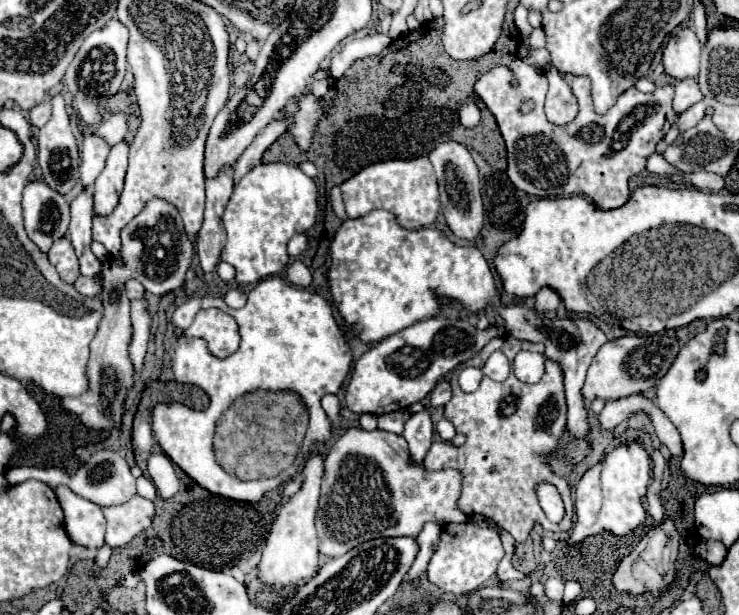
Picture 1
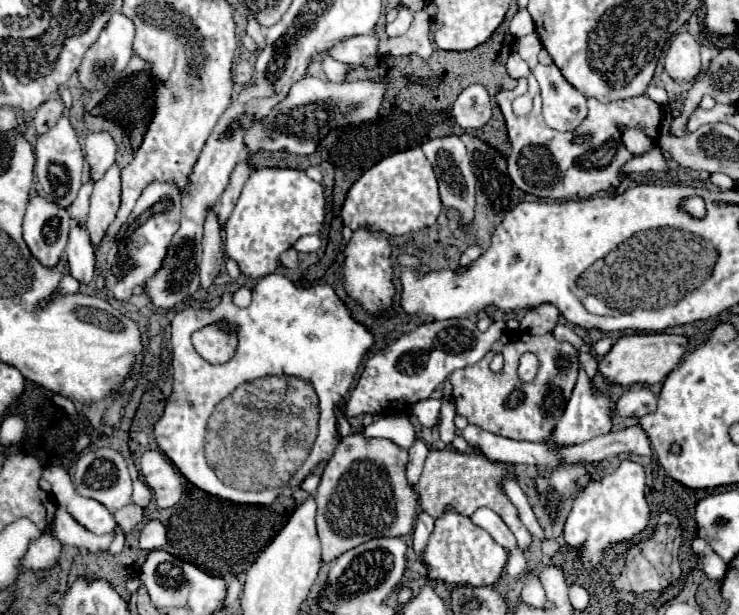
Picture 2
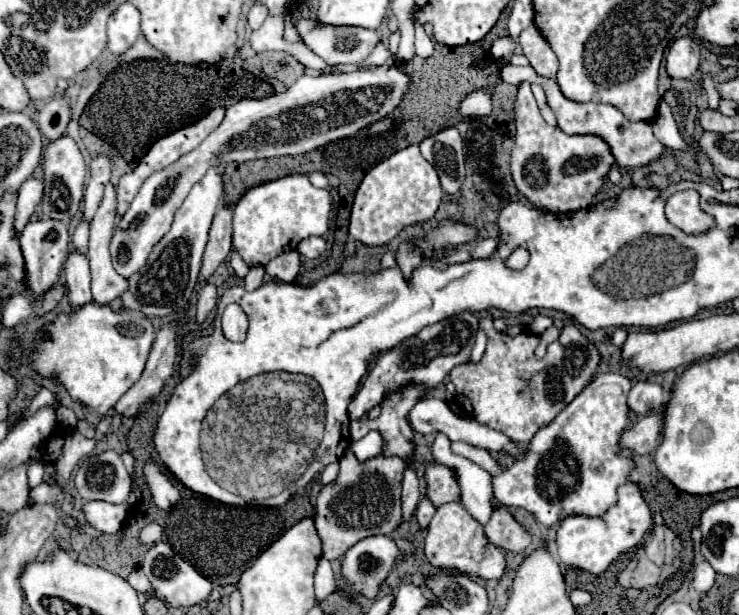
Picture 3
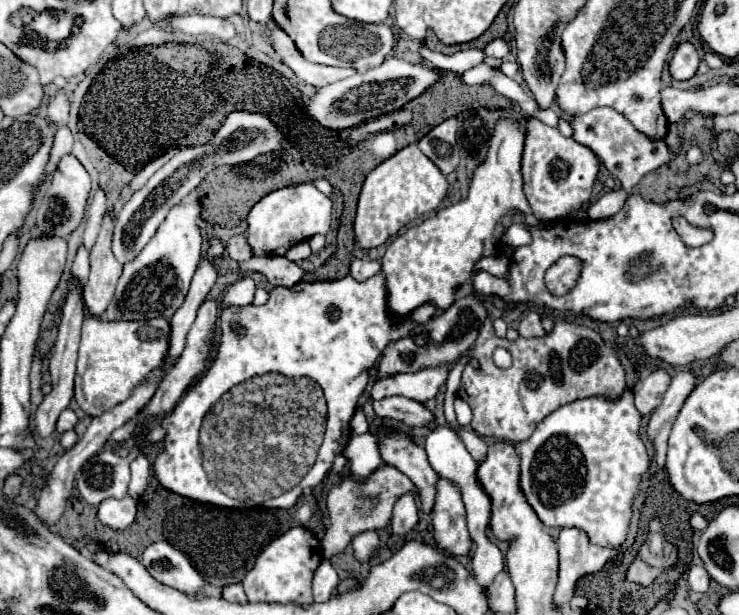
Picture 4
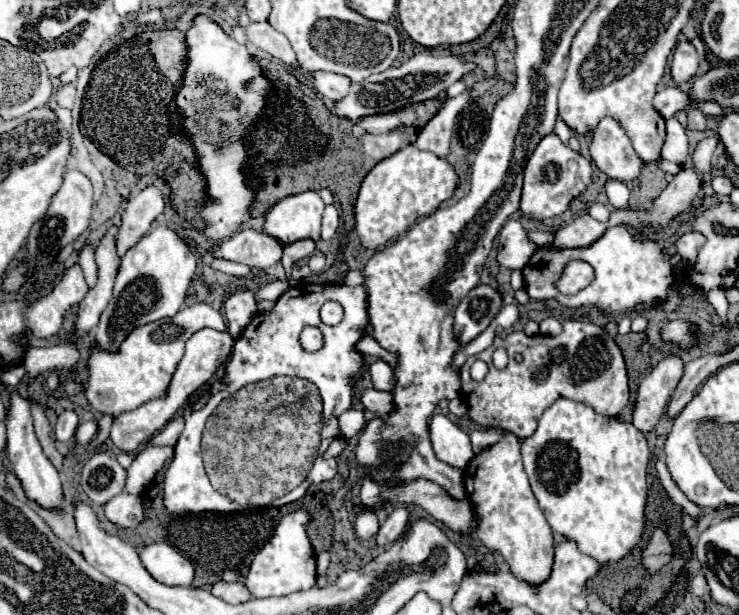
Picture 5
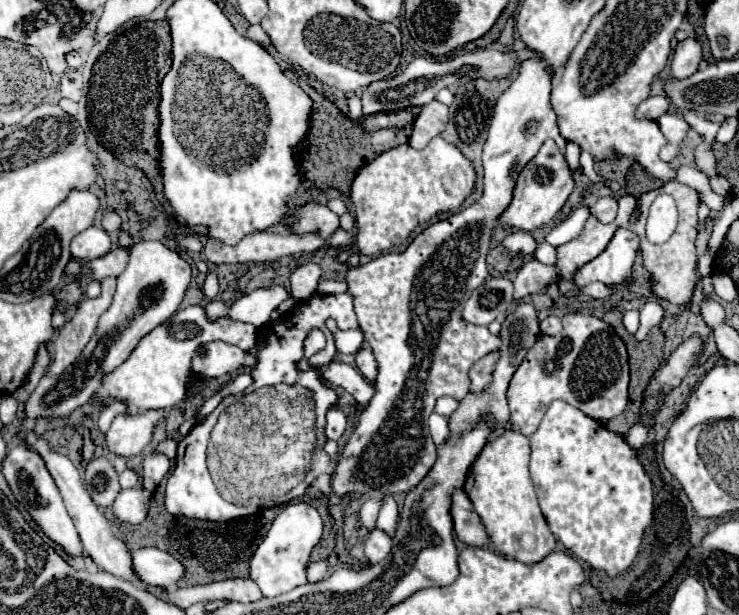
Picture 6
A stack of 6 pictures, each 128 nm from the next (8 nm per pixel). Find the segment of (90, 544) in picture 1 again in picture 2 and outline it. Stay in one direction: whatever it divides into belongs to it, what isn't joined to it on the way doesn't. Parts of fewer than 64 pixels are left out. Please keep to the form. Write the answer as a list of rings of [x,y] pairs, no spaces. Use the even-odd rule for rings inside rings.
[[[48,466],[48,468],[44,468],[42,478],[50,482],[52,494],[56,496],[56,500],[60,504],[64,504],[68,508],[68,512],[84,528],[88,528],[94,534],[110,534],[116,528],[116,520],[114,520],[112,512],[104,504],[100,504],[100,502],[96,502],[92,498],[80,496],[74,490],[74,486],[66,482],[66,480],[70,480],[70,476],[68,476],[68,472],[64,468]]]

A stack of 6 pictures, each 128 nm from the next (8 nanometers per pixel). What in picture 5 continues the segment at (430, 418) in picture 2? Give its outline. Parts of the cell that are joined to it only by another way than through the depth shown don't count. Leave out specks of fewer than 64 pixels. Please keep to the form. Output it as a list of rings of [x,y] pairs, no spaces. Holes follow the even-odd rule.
[[[374,388],[364,390],[360,396],[360,402],[364,404],[364,408],[378,416],[384,416],[384,412],[388,412],[388,400],[392,400],[392,396],[388,396],[388,392],[380,392]]]

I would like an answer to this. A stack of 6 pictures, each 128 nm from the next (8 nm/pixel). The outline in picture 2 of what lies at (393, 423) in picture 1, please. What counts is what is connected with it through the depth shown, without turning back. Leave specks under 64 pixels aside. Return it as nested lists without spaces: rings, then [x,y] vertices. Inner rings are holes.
[[[382,416],[378,422],[364,428],[364,436],[366,438],[386,438],[406,450],[416,440],[416,434],[414,434],[414,428],[408,416]]]

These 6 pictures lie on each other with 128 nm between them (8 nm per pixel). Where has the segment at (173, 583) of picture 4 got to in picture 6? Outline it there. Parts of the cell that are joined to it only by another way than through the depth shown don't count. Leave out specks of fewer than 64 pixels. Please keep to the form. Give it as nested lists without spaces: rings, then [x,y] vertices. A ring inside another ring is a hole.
[[[158,548],[134,550],[132,568],[148,586],[174,586],[184,576],[182,564]]]

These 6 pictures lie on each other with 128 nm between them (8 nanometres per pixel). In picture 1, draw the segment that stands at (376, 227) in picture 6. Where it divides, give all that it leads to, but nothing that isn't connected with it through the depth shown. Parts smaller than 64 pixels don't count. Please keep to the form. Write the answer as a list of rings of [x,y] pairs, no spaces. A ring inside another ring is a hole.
[[[418,156],[412,160],[386,160],[386,162],[376,162],[350,180],[346,180],[342,186],[342,198],[346,206],[348,218],[360,218],[372,210],[390,210],[398,224],[406,230],[418,230],[432,226],[438,210],[440,210],[440,200],[438,200],[438,182],[434,176],[434,168],[428,160],[428,156]]]

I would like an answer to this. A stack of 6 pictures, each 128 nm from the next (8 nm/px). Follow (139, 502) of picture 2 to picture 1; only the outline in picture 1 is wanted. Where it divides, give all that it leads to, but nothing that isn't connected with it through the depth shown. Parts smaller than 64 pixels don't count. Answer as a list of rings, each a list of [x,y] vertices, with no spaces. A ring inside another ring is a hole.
[[[140,476],[140,478],[136,480],[136,488],[138,488],[138,494],[140,494],[142,498],[154,500],[154,482],[152,482],[150,478]]]

